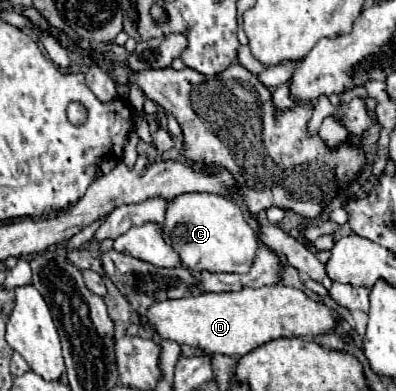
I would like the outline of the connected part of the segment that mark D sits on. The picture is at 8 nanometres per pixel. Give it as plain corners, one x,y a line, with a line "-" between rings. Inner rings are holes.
284,284
242,288
238,292
202,292
198,296
162,300
154,302
142,318
156,332
154,338
226,356
248,354
250,350
282,336
312,338
320,332
330,332
336,324
334,314
324,304
310,300
302,290

